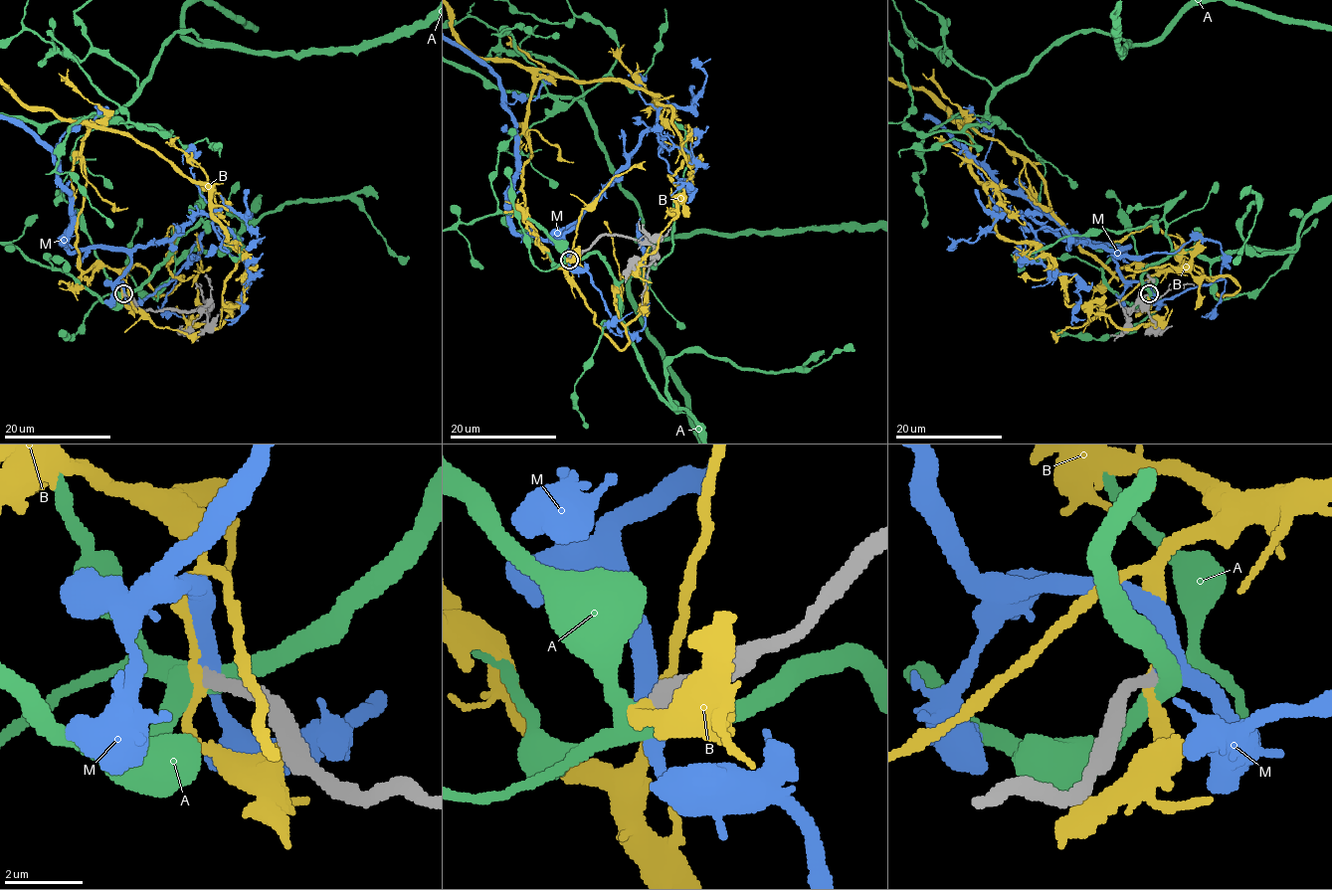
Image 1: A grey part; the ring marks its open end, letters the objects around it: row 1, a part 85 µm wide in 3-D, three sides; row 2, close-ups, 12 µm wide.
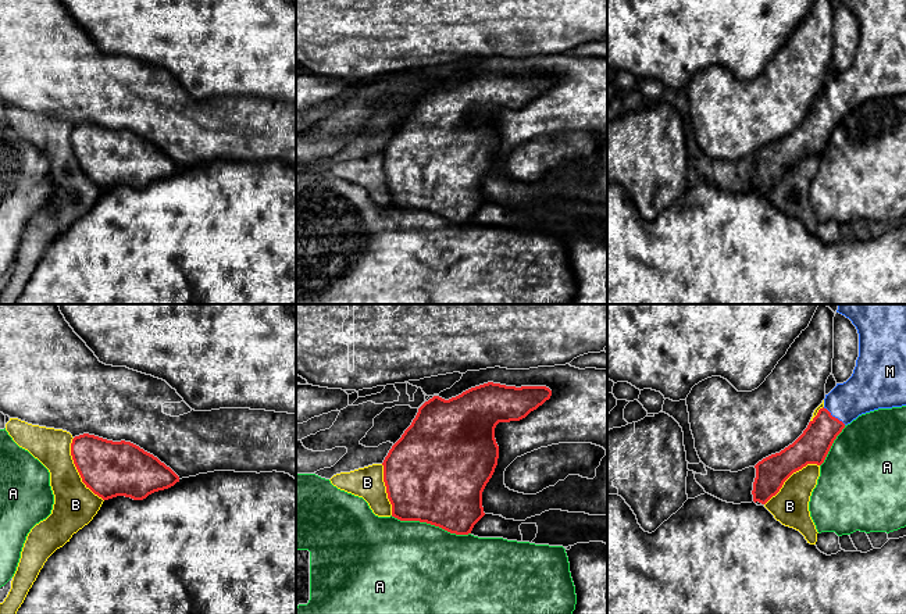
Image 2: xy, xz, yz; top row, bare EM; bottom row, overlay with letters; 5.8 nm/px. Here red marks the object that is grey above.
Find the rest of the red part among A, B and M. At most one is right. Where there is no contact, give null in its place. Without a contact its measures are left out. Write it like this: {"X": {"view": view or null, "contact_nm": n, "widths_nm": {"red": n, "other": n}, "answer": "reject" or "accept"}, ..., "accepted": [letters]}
{"A": {"view": "xz", "contact_nm": 480, "widths_nm": {"red": 500, "other": 500}, "answer": "reject"}, "B": {"view": "xy", "contact_nm": 400, "widths_nm": {"red": 320, "other": 240}, "answer": "reject"}, "M": {"view": "yz", "contact_nm": 170, "widths_nm": {"red": 190, "other": 240}, "answer": "accept"}, "accepted": ["M"]}

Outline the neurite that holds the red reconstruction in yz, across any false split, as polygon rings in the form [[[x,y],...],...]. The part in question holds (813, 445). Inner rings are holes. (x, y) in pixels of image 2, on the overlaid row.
[[[838,304],[837,313],[849,318],[859,333],[859,357],[853,374],[825,395],[824,407],[792,445],[755,465],[755,503],[766,504],[793,472],[807,464],[821,465],[837,436],[859,415],[906,406],[906,304]]]

